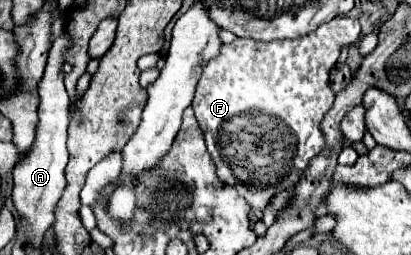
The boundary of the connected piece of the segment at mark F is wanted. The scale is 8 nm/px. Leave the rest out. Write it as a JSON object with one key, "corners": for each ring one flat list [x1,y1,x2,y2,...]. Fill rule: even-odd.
{"corners":[[338,16,322,24,312,34,296,40,262,42,252,38,236,38,230,44,222,44,220,54,204,64,192,108,204,132,206,148,216,164,218,180,236,188,250,208,262,212,278,192,292,188,314,154,322,150,324,138,320,132,320,122,334,102,334,92,330,90,330,70,336,66,340,48,356,42,358,36,358,20],[234,140,240,140,240,152,222,152,222,148]]}

